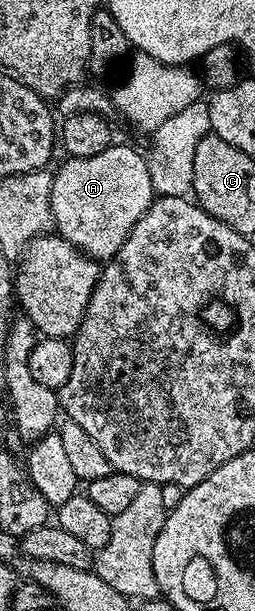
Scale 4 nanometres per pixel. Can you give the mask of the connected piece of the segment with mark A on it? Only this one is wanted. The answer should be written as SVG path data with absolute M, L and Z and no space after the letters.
M112 143L111 147L93 154L93 158L64 159L64 164L53 172L53 194L51 195L51 219L58 235L64 236L74 248L90 256L96 262L106 262L121 250L125 238L137 226L141 214L149 210L156 195L153 182L150 180L148 157L127 144Z

